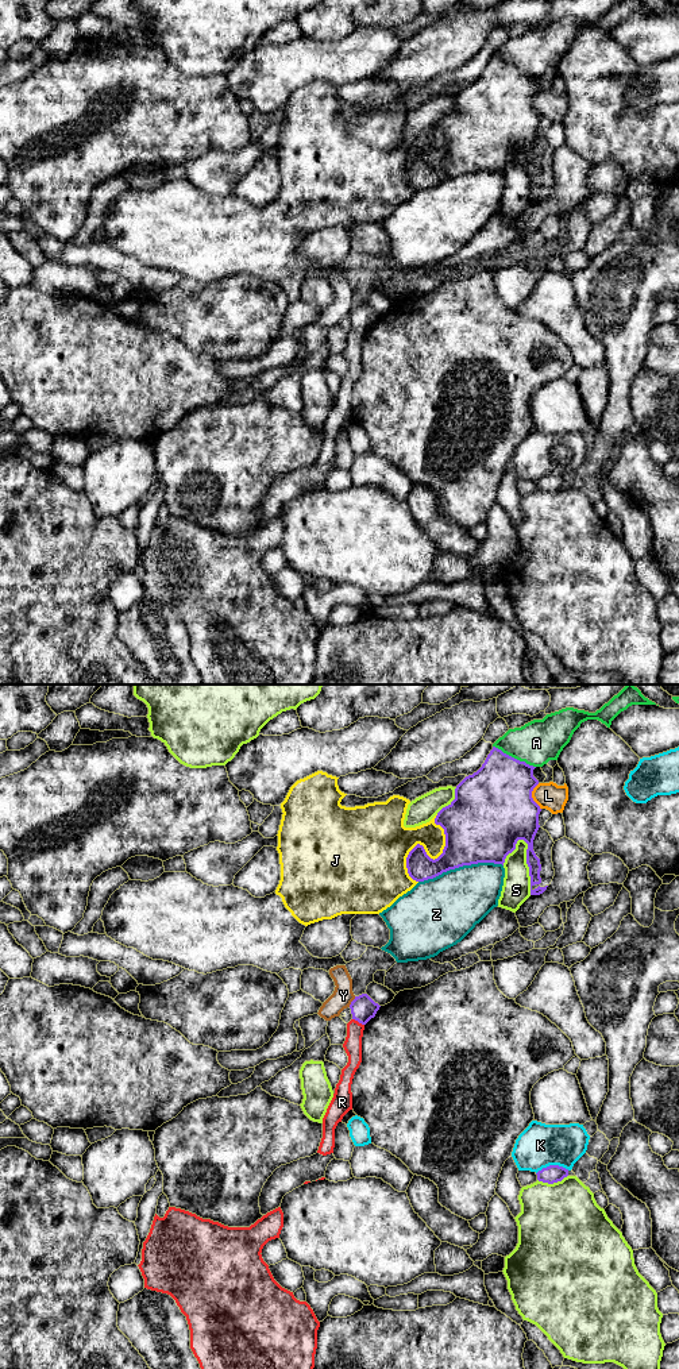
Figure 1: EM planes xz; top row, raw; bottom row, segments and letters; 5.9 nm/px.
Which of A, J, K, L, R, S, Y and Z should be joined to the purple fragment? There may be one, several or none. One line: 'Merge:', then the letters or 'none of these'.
Merge: none of these

